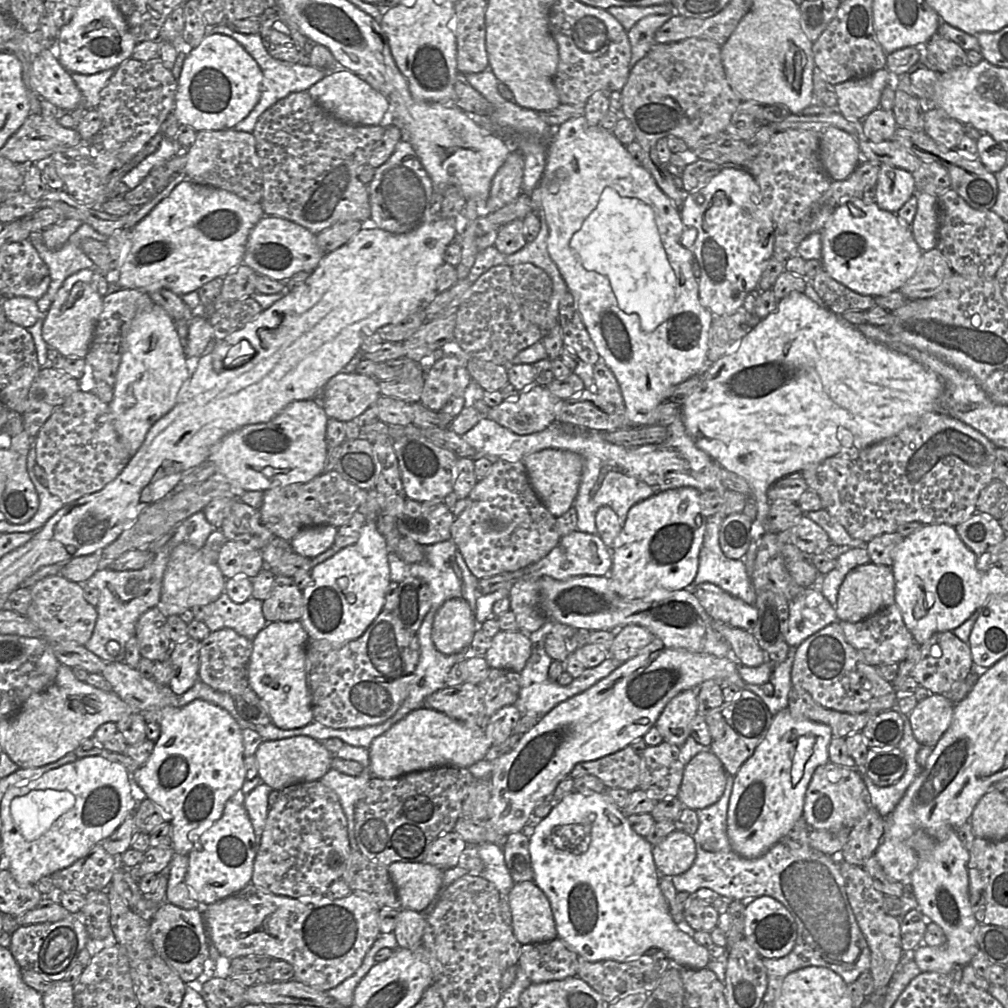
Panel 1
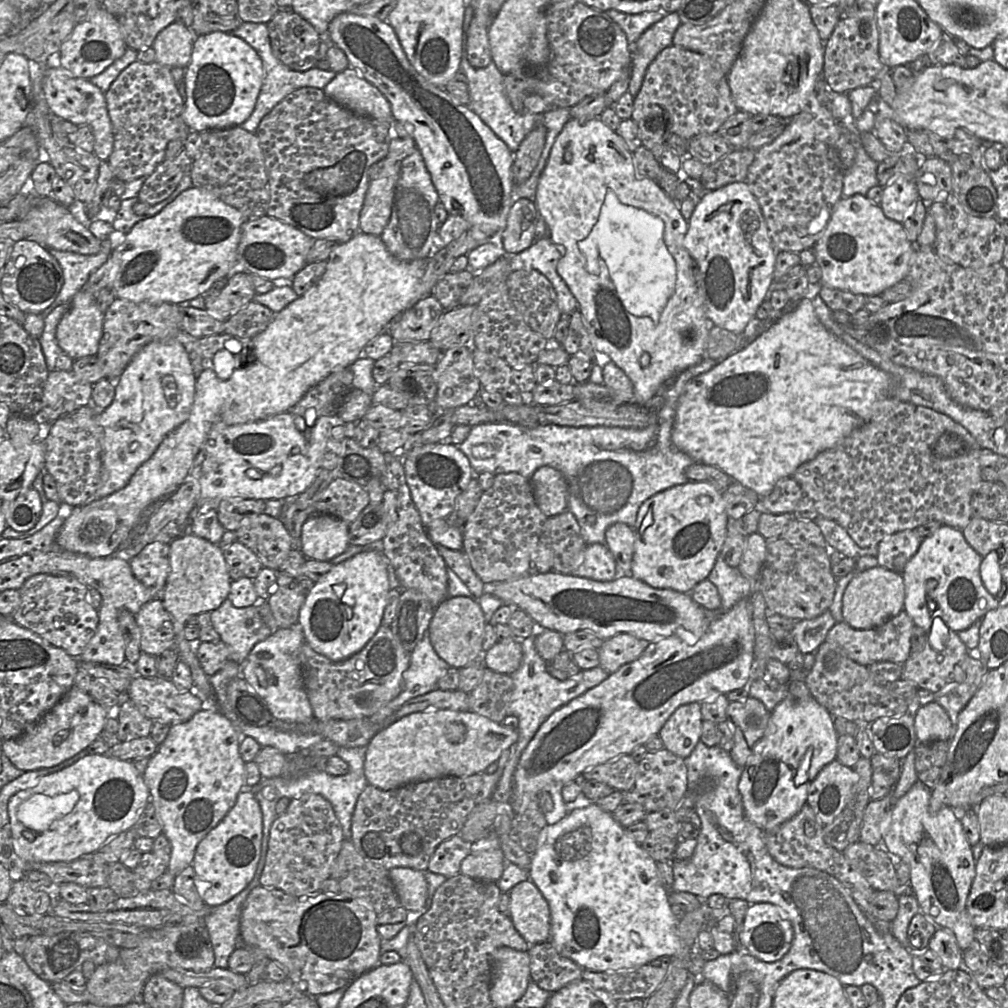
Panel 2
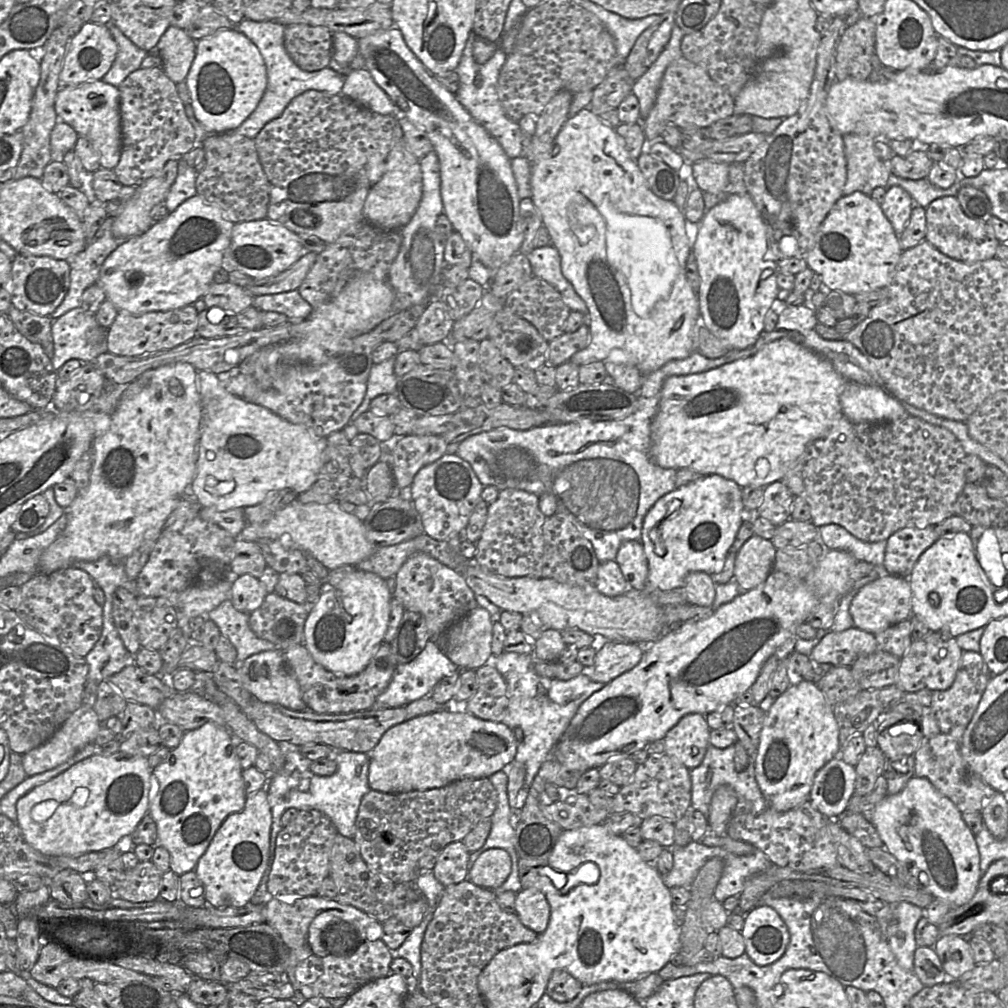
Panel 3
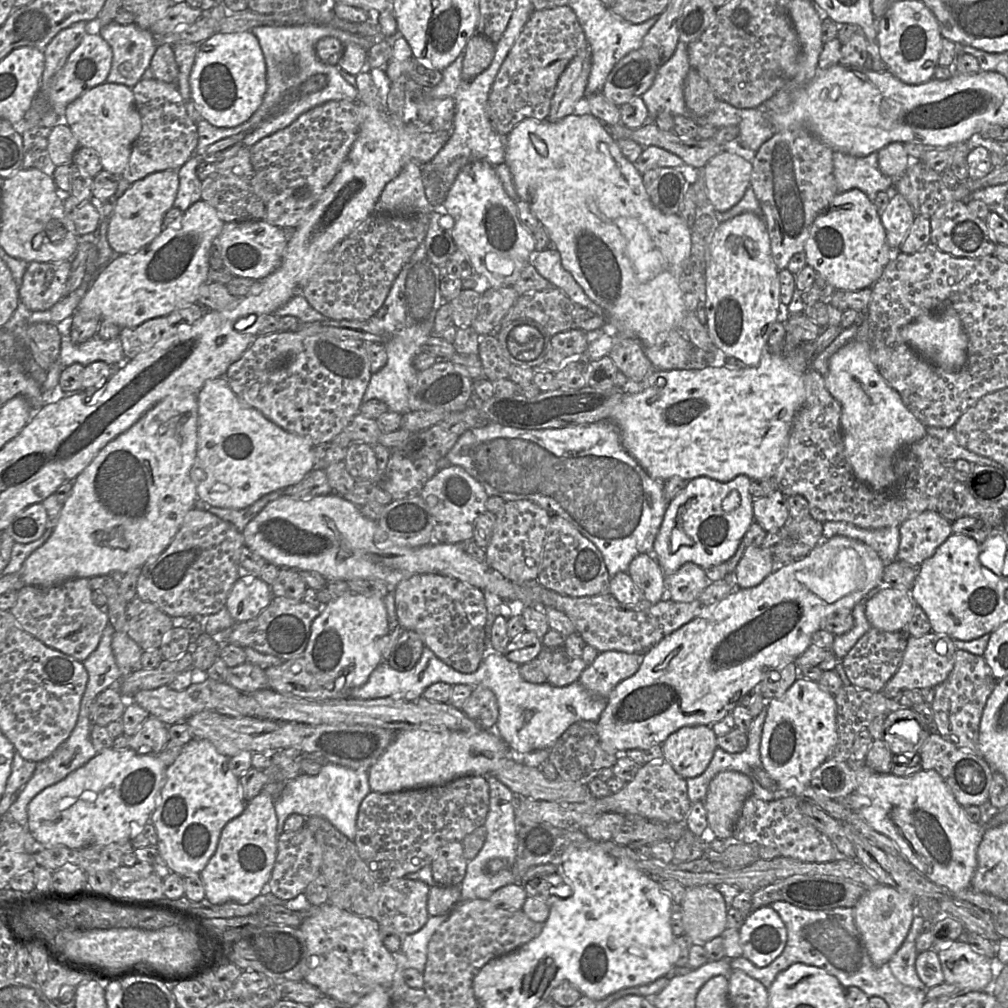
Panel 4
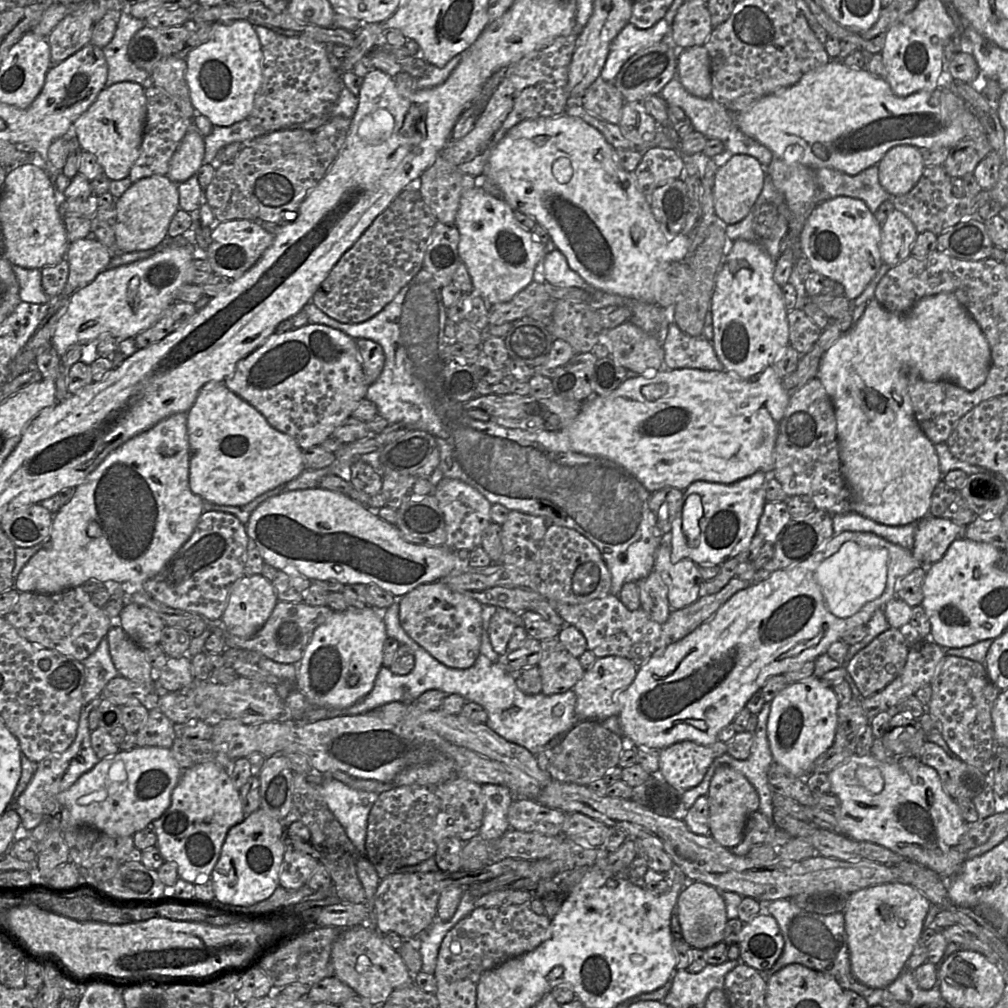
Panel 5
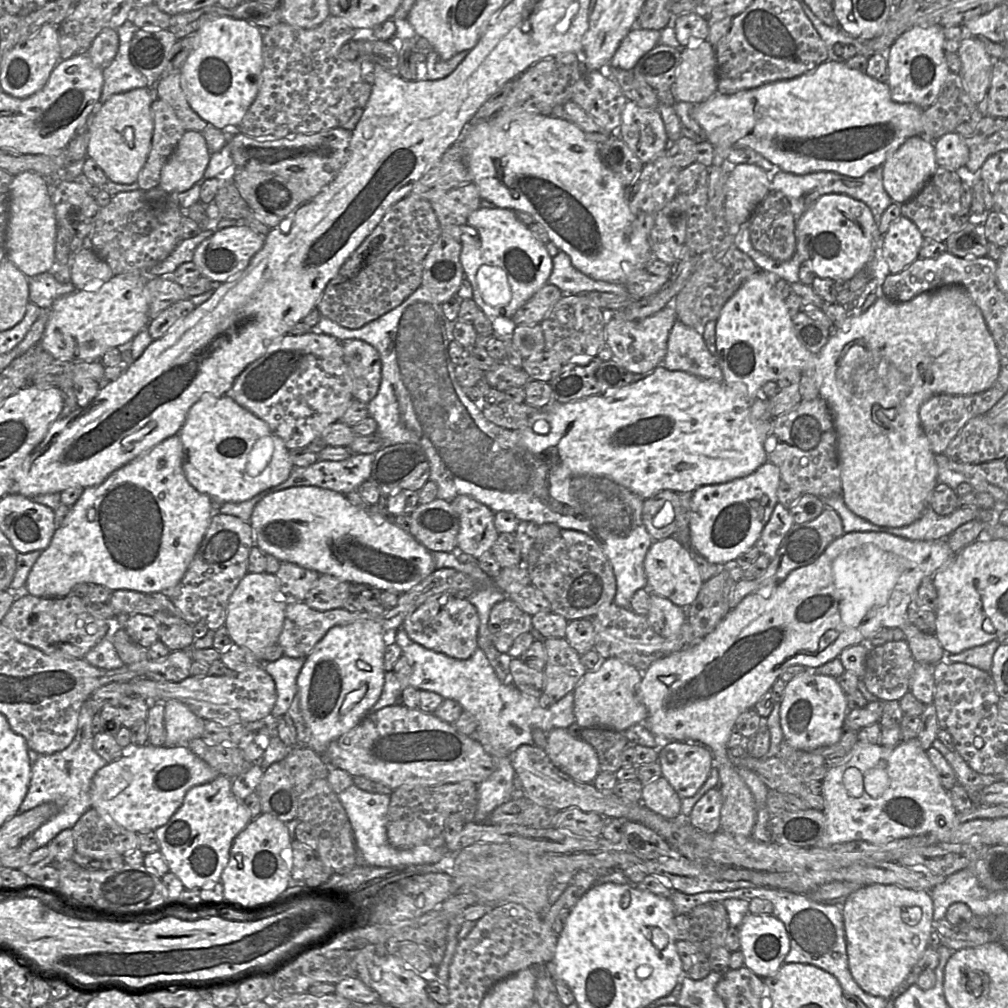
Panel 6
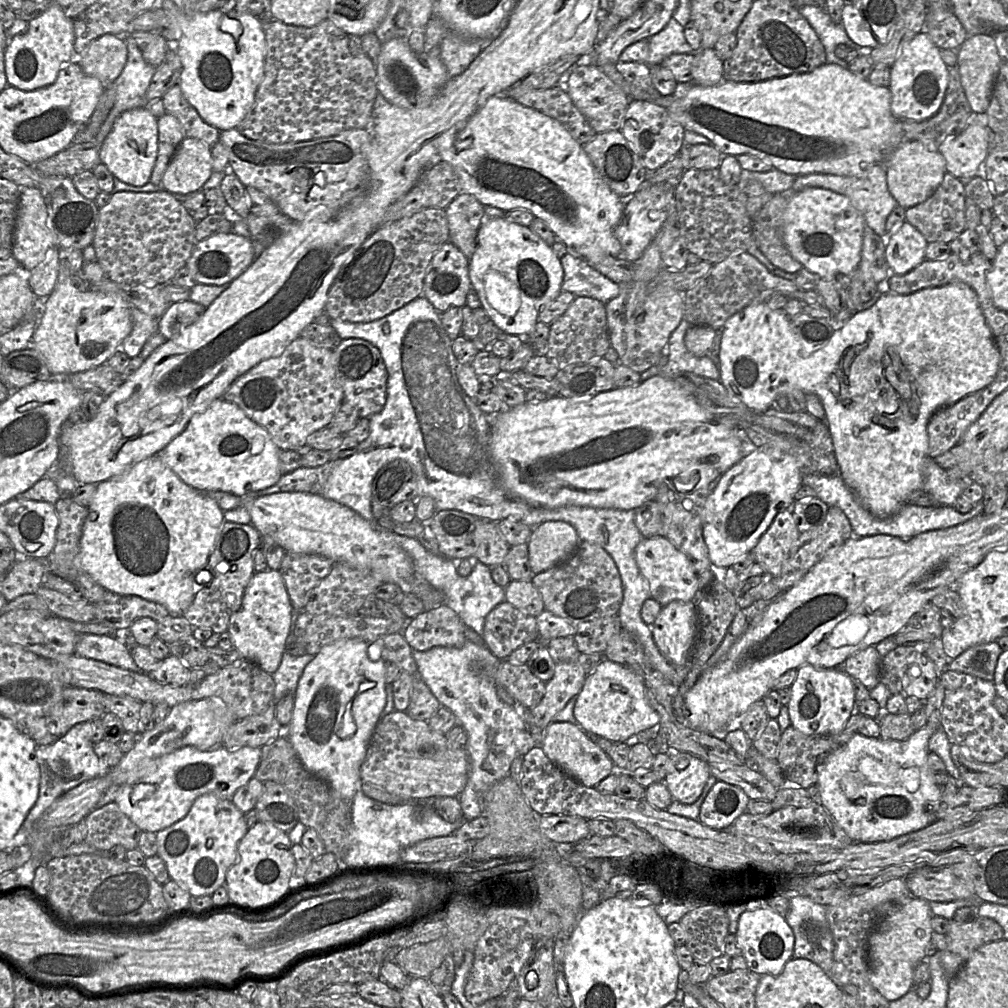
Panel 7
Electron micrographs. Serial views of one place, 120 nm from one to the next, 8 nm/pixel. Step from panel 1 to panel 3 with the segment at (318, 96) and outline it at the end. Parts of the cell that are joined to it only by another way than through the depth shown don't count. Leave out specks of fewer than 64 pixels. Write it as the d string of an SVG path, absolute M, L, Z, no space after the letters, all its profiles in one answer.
M354 69L345 76L341 95L382 115L393 115L398 118L398 108L392 103L385 91L373 80L367 69Z

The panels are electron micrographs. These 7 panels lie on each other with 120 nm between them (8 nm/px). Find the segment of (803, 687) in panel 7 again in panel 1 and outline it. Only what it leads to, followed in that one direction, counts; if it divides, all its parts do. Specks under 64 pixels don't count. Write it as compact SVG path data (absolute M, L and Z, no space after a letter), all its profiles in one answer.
M788 708L773 716L766 735L734 775L727 811L727 836L735 852L748 859L758 858L791 830L802 817L805 793L814 771L829 761L828 746L832 738L830 726L809 720L797 720L791 716Z

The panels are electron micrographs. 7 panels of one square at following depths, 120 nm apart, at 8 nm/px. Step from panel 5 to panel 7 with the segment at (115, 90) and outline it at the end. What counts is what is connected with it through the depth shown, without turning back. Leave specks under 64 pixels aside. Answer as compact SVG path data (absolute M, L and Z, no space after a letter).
M147 107L126 110L116 118L100 147L101 162L117 179L133 186L143 186L150 182L158 154L158 140L157 117Z

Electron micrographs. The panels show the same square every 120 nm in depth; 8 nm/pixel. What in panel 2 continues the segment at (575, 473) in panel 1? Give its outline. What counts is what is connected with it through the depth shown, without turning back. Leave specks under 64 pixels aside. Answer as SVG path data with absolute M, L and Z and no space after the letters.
M541 466L531 476L530 483L535 502L547 518L568 509L568 486L561 472L550 466Z

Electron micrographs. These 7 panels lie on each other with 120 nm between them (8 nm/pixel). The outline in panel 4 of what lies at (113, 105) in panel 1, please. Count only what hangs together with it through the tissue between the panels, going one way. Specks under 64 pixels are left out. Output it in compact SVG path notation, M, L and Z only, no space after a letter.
M142 78L132 87L132 91L141 117L142 129L132 146L129 162L121 174L121 178L130 184L154 172L178 171L196 153L199 138L196 123L189 117L186 101L175 84L155 78Z

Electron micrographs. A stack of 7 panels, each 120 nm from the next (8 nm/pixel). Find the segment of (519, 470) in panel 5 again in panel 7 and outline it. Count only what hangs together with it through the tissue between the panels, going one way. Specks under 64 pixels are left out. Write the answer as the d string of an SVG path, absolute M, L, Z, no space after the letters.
M424 296L379 320L331 320L330 325L342 340L360 338L379 349L387 370L387 399L383 409L369 419L368 438L355 454L340 460L333 468L321 495L352 509L379 532L387 532L378 526L372 513L372 483L384 465L400 459L412 468L419 497L429 496L434 500L435 512L459 510L497 523L503 519L518 520L532 528L547 521L571 524L581 541L602 547L619 570L623 600L618 617L622 628L641 644L652 670L659 671L673 685L682 683L689 673L689 660L685 665L668 662L654 643L651 628L641 617L644 601L652 596L634 556L636 546L643 539L634 522L635 509L574 505L544 508L532 506L506 492L499 483L490 450L495 415L484 414L460 386L452 341L443 328L441 314Z

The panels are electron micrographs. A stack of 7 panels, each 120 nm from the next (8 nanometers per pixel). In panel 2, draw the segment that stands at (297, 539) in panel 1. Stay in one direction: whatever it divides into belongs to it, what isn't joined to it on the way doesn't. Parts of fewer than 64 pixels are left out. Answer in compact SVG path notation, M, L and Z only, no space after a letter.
M316 514L303 524L301 552L306 558L330 561L349 546L349 524L343 520Z

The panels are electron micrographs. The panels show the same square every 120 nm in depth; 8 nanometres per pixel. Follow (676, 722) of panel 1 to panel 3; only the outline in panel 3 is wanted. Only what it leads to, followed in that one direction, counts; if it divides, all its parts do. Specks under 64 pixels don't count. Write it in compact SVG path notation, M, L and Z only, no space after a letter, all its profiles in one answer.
M684 715L663 738L664 752L688 769L699 766L705 756L711 729L705 715Z

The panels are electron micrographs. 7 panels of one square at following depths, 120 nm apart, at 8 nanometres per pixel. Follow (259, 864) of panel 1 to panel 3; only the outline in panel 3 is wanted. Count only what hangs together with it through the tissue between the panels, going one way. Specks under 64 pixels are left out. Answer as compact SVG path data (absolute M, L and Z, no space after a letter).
M299 810L297 817L287 826L282 827L276 838L274 858L271 863L267 890L273 896L298 894L314 896L322 883L329 876L331 850L337 835L337 830L331 820L318 810Z

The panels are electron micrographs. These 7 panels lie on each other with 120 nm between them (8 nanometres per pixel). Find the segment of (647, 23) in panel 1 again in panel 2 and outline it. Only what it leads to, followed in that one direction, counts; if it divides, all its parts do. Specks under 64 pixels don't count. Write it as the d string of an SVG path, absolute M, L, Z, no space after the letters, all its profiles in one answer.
M671 12L646 29L633 44L629 44L631 68L628 90L633 97L641 88L649 64L664 48L673 45L673 35L680 24L678 13Z

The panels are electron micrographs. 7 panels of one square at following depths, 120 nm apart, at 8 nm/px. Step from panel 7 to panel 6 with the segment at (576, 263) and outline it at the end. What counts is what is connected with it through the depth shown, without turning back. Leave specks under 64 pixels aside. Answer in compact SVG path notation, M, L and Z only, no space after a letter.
M563 251L552 257L552 271L548 282L558 287L561 292L573 295L584 291L598 291L616 295L630 294L622 284L594 280L578 271L571 263L570 257Z

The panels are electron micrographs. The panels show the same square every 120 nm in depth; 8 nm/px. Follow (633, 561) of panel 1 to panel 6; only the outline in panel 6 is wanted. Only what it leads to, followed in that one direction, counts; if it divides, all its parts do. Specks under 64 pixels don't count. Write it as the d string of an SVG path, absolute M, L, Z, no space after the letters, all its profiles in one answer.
M766 461L747 476L698 487L692 494L689 520L693 549L712 564L735 562L736 558L756 545L778 503L780 482L779 468Z

